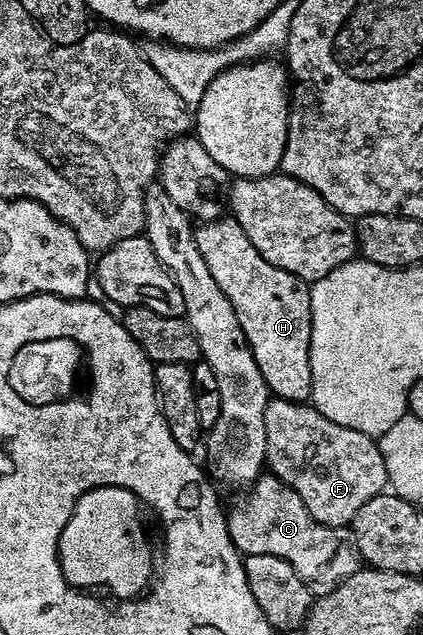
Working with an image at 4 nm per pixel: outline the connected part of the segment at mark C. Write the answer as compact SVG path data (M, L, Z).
M263 474L245 489L234 500L234 505L229 505L226 512L226 525L230 541L236 545L243 557L256 554L272 554L276 558L284 558L300 574L300 582L308 586L308 590L315 596L323 596L332 590L341 580L347 580L352 574L356 574L360 567L358 548L354 545L351 533L346 528L329 528L323 524L317 524L308 514L304 502L300 502L300 494L292 490L283 480L279 480L273 474Z

